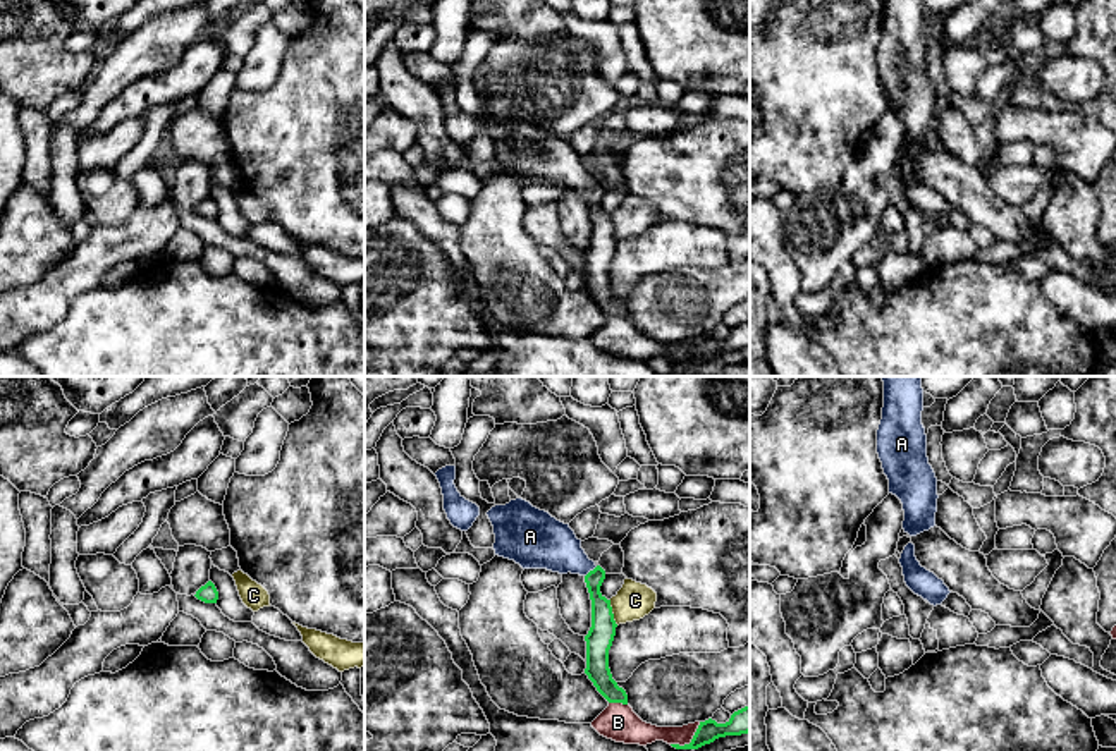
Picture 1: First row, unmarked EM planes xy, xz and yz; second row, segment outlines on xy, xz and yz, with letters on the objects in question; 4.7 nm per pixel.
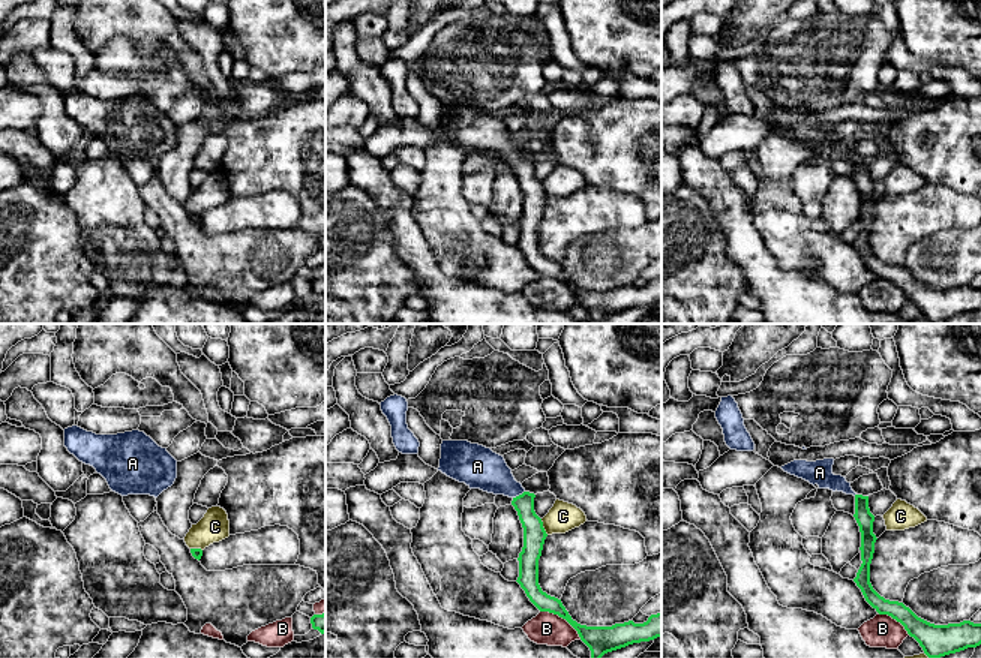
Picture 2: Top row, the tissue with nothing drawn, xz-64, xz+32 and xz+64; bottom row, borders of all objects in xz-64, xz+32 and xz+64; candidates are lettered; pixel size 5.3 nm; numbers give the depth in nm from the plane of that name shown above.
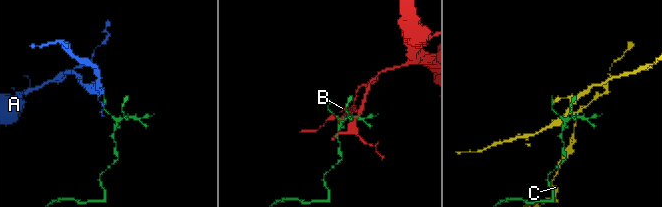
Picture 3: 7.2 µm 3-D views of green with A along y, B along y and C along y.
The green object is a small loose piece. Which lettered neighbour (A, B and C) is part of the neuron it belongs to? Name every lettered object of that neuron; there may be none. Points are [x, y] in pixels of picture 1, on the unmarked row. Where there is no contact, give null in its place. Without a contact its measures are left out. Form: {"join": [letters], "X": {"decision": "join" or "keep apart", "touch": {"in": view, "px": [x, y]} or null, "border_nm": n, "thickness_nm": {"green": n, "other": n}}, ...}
{"join": ["A"], "A": {"decision": "join", "touch": {"in": "xz", "px": [590, 186]}, "border_nm": 80, "thickness_nm": {"green": 110, "other": 240}}, "B": {"decision": "keep apart", "touch": {"in": "xz", "px": [618, 317]}, "border_nm": 90, "thickness_nm": {"green": 110, "other": 170}}, "C": {"decision": "keep apart", "touch": {"in": "xz", "px": [611, 227]}, "border_nm": 130, "thickness_nm": {"green": 130, "other": 170}}}

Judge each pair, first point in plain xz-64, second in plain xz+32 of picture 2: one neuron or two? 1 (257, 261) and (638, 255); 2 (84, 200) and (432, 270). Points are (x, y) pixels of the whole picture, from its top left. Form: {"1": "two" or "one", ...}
{"1": "one", "2": "two"}

